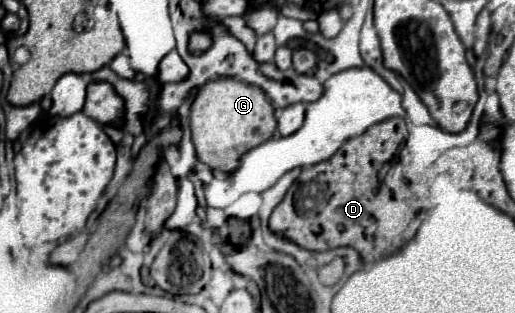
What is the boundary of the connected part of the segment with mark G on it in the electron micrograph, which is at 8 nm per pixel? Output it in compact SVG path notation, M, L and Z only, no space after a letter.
M217 79L207 81L207 85L201 87L197 97L193 99L189 125L191 125L191 141L195 143L199 159L213 171L231 173L233 169L237 169L243 153L271 139L275 119L273 119L273 107L269 111L269 101L259 87L239 83L233 79Z

